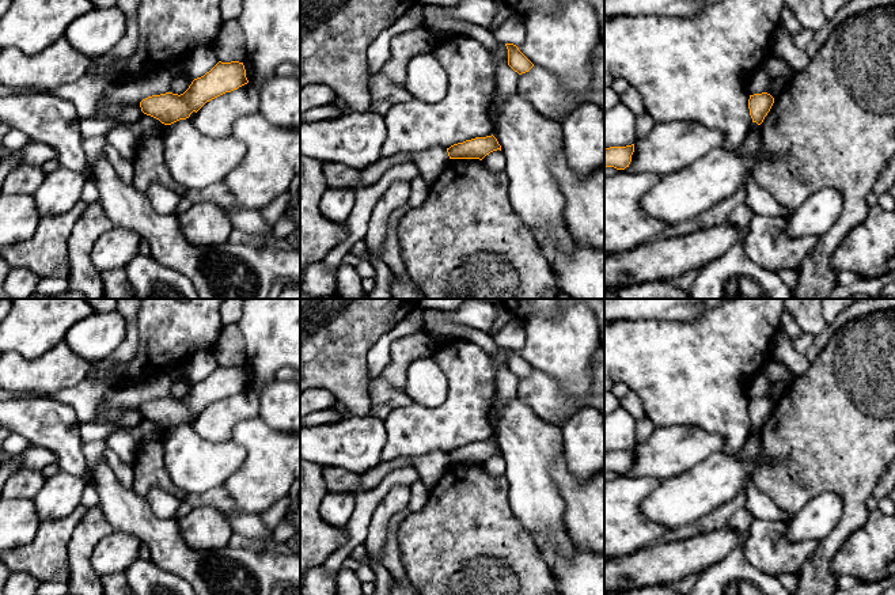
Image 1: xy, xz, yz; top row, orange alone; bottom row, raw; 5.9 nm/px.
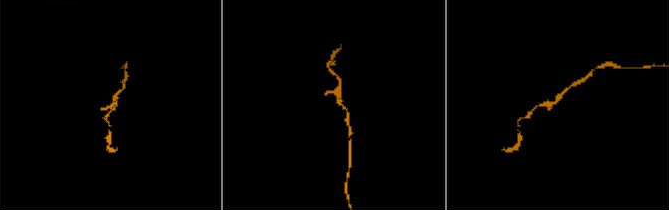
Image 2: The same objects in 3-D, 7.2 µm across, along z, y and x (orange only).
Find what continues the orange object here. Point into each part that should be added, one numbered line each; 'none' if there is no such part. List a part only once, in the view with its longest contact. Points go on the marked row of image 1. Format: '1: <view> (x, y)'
none

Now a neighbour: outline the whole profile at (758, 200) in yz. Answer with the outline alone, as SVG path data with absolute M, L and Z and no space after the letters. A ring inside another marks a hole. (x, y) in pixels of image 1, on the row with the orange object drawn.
M752 175L744 177L746 205L759 216L781 217L788 220L793 211L782 206L777 200L761 187Z

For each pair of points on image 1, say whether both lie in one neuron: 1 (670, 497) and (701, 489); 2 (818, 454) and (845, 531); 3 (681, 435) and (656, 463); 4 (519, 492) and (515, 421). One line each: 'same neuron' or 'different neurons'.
1: same neuron
2: same neuron
3: same neuron
4: same neuron

